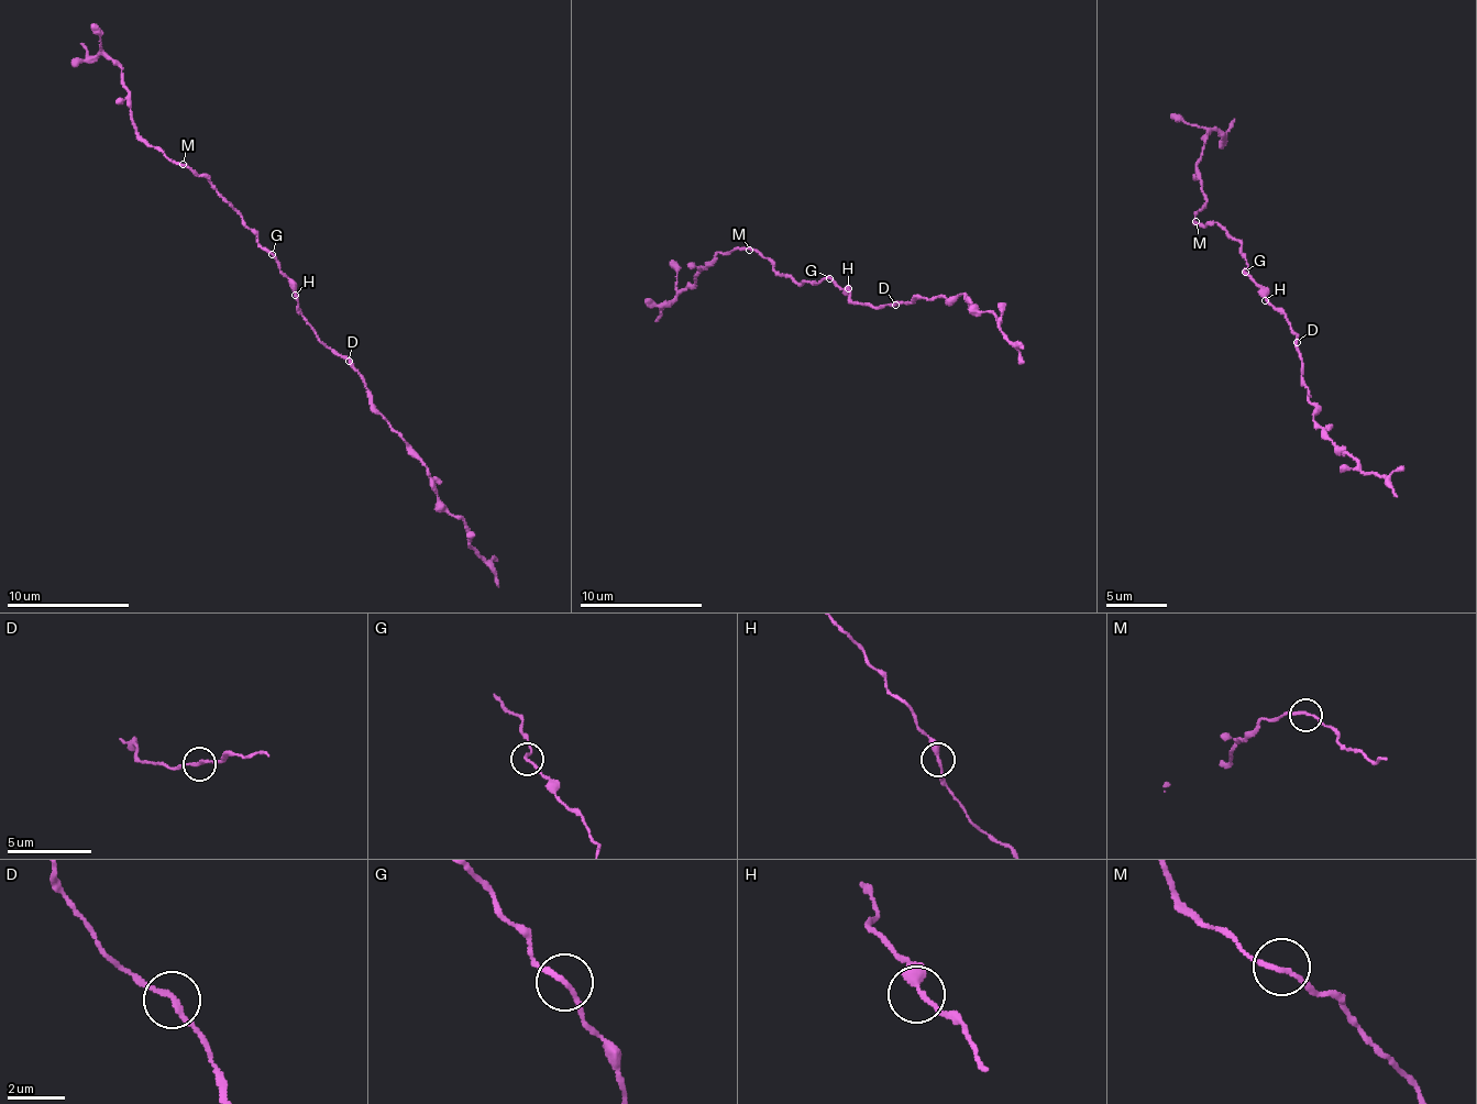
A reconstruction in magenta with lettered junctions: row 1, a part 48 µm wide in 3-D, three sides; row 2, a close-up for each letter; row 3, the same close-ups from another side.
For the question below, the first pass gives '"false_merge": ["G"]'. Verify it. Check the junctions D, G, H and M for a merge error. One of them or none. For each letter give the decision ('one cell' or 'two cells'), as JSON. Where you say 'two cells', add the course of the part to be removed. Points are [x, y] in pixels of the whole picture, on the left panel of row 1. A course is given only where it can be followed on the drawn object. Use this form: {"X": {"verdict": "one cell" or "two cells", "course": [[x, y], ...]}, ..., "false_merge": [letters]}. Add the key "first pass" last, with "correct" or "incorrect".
{"D": {"verdict": "one cell"}, "G": {"verdict": "one cell"}, "H": {"verdict": "one cell"}, "M": {"verdict": "one cell"}, "false_merge": [], "first pass": "incorrect"}

